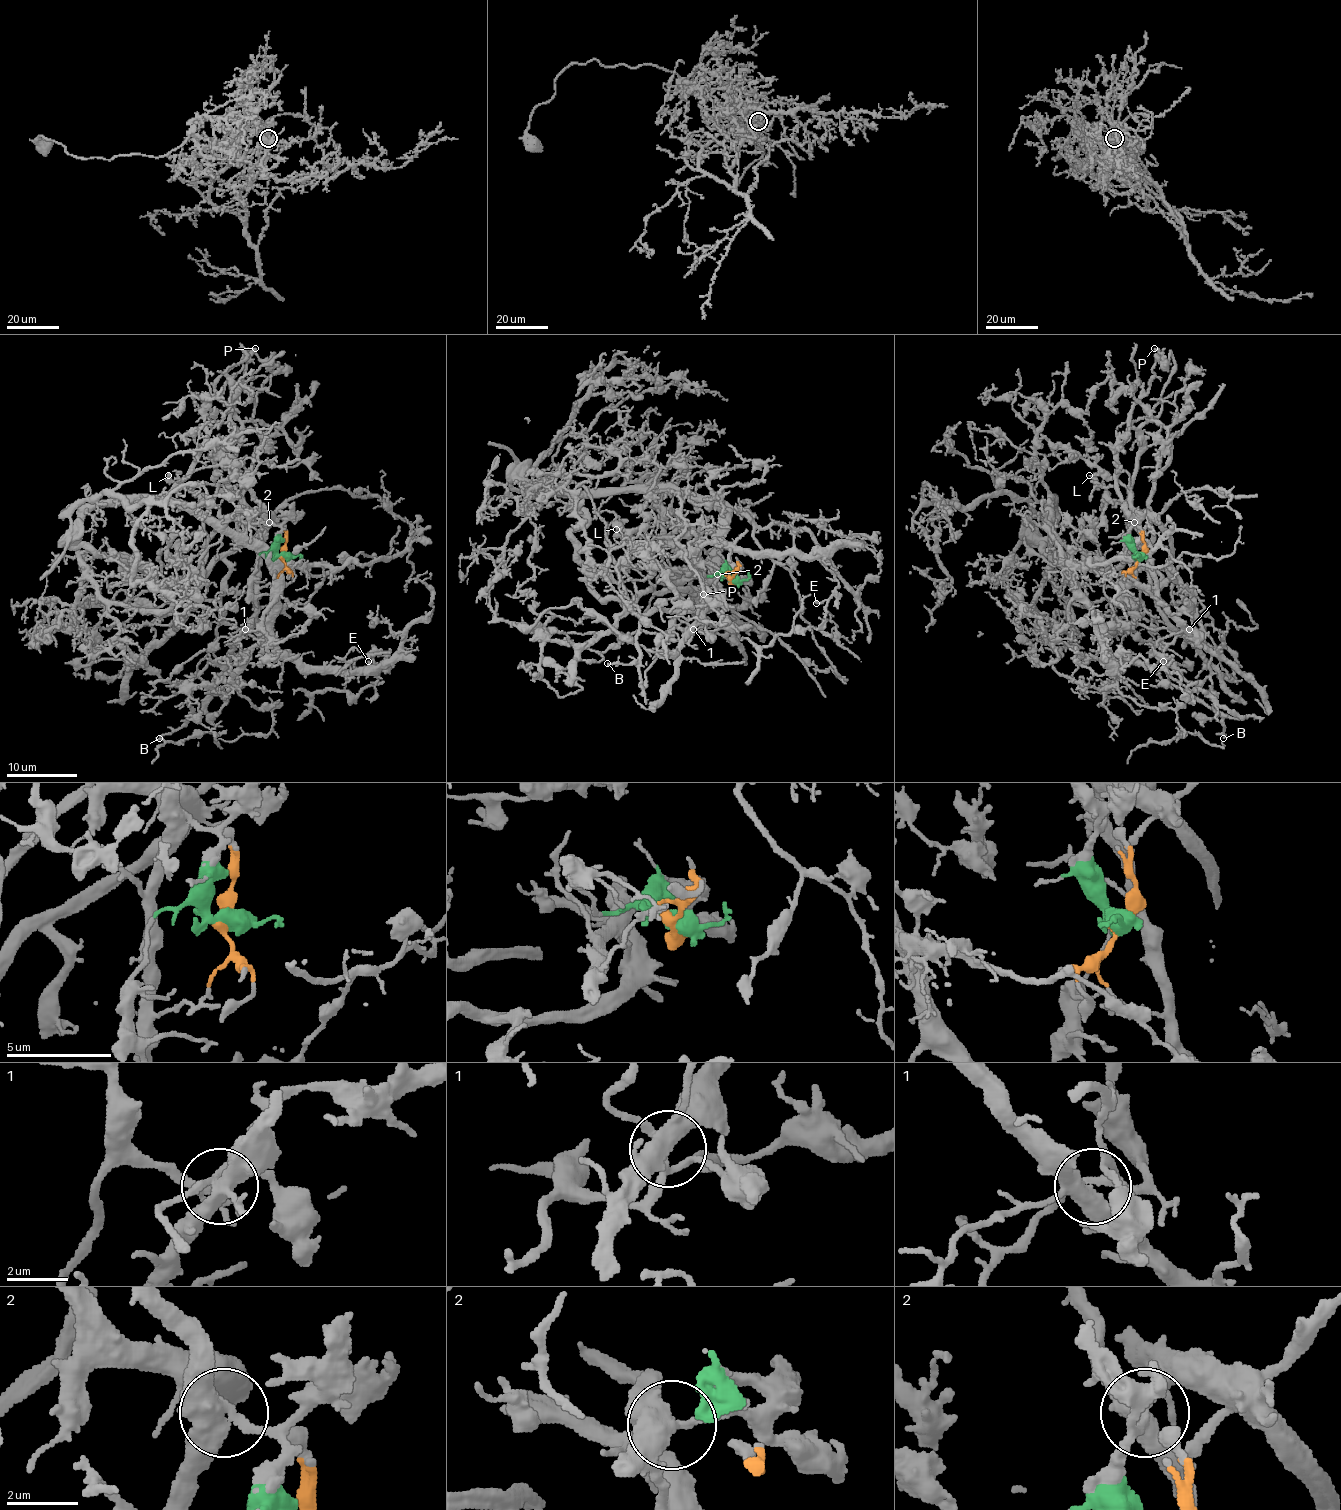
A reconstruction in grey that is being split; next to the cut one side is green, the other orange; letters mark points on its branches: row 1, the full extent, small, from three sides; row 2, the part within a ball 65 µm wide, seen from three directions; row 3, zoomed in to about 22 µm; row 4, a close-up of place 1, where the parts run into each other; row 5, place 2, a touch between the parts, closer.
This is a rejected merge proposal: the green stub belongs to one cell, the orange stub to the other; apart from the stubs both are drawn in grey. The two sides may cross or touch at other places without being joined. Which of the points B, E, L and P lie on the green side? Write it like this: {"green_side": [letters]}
{"green_side": ["E"]}

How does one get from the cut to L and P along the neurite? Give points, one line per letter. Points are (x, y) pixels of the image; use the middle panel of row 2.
L: (730, 580), (732, 574), (722, 576), (706, 594), (709, 565), (676, 544), (651, 535), (626, 537), (616, 528)
P: (730, 580), (732, 574), (722, 576), (706, 594), (711, 567), (685, 557), (688, 564), (669, 585), (704, 594)

